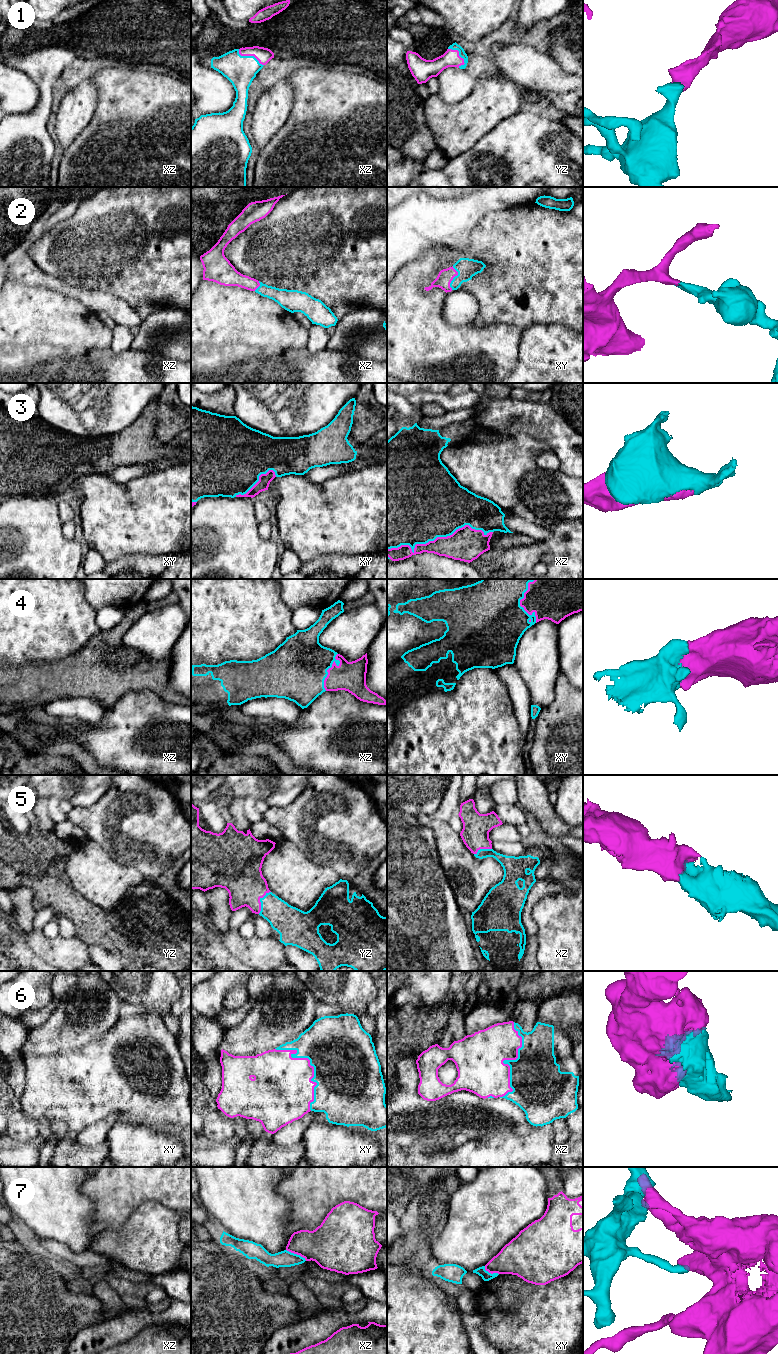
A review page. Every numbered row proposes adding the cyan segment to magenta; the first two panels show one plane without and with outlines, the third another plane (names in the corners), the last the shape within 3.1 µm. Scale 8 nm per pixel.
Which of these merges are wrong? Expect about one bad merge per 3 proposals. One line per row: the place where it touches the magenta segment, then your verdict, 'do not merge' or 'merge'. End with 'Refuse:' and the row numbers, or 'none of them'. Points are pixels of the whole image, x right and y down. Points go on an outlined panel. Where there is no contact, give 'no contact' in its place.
1: contact yz (458, 52); merge
2: contact xy (453, 277); merge
3: contact xz (439, 537); merge
4: contact xy (520, 602); merge
5: contact yz (259, 901); merge
6: contact xy (309, 1063); merge
7: contact xz (296, 1253); do not merge
Refuse: 7

